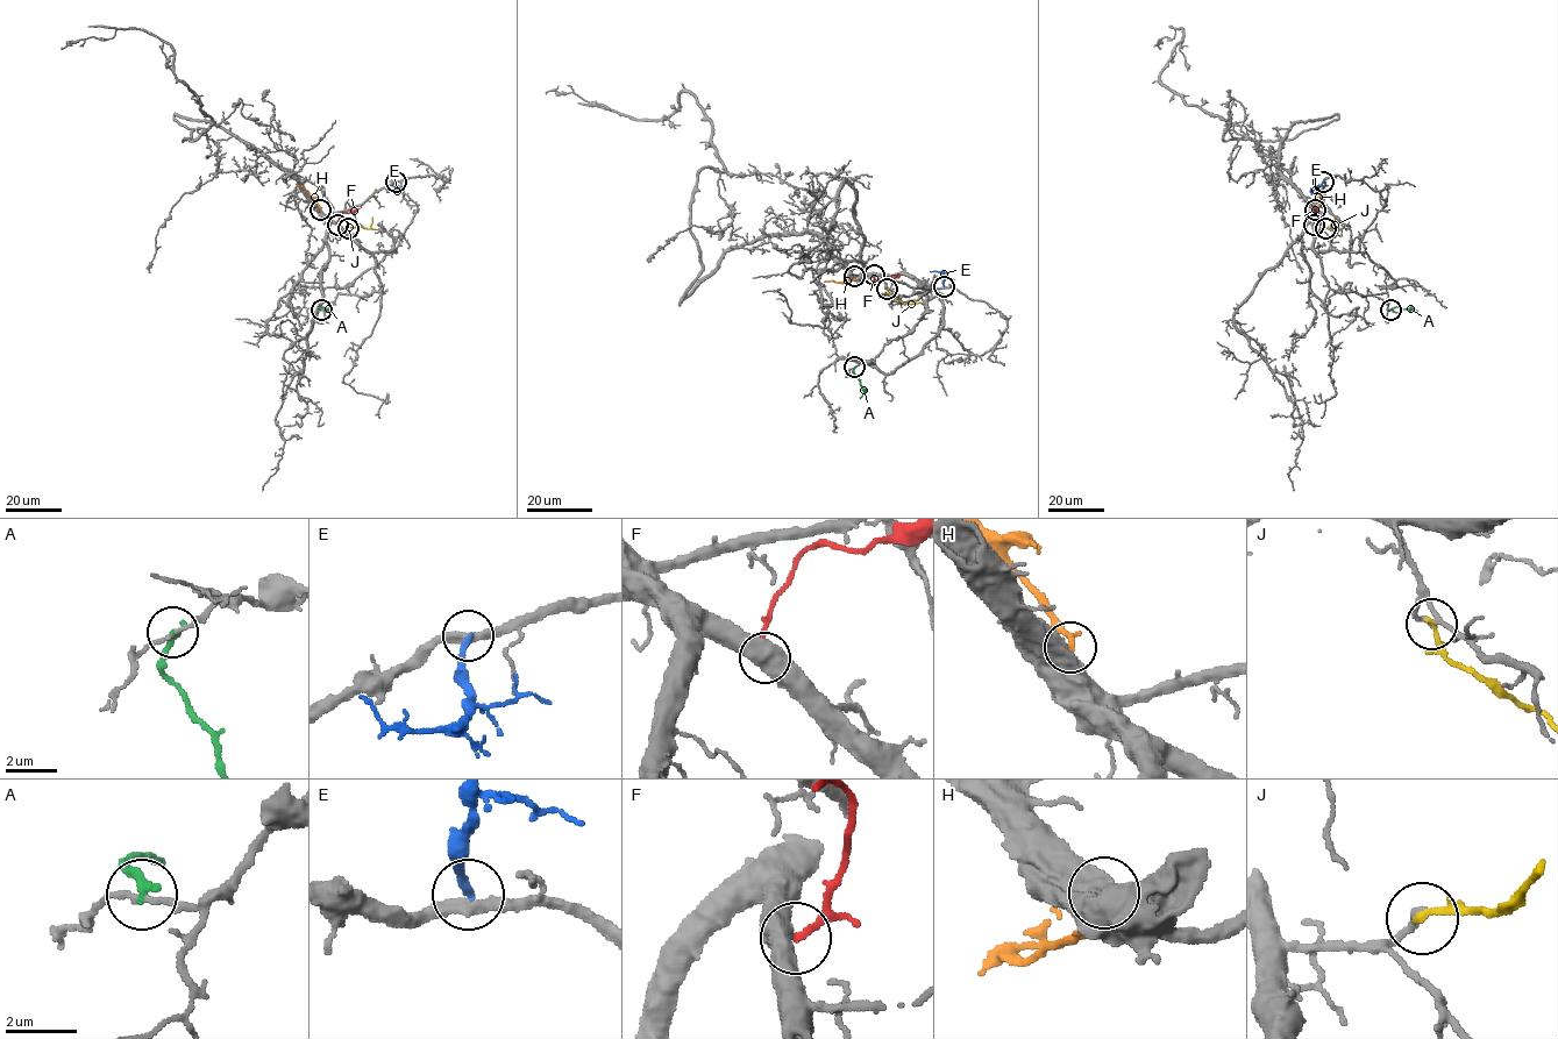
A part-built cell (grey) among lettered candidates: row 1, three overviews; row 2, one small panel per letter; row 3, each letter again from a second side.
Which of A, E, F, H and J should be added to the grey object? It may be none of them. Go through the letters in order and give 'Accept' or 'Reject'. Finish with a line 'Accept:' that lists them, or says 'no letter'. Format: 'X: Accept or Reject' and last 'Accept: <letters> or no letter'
A: Reject
E: Reject
F: Reject
H: Reject
J: Reject
Accept: no letter

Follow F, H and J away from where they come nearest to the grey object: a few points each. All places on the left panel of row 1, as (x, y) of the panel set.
F: (338, 225), (342, 213), (360, 208)
H: (320, 210), (310, 192), (296, 184)
J: (348, 228), (358, 225), (370, 228), (371, 216)

